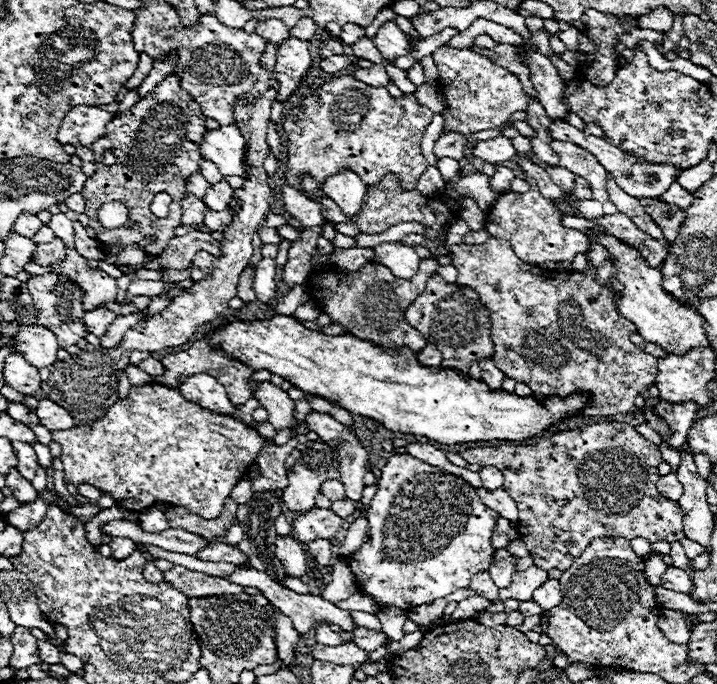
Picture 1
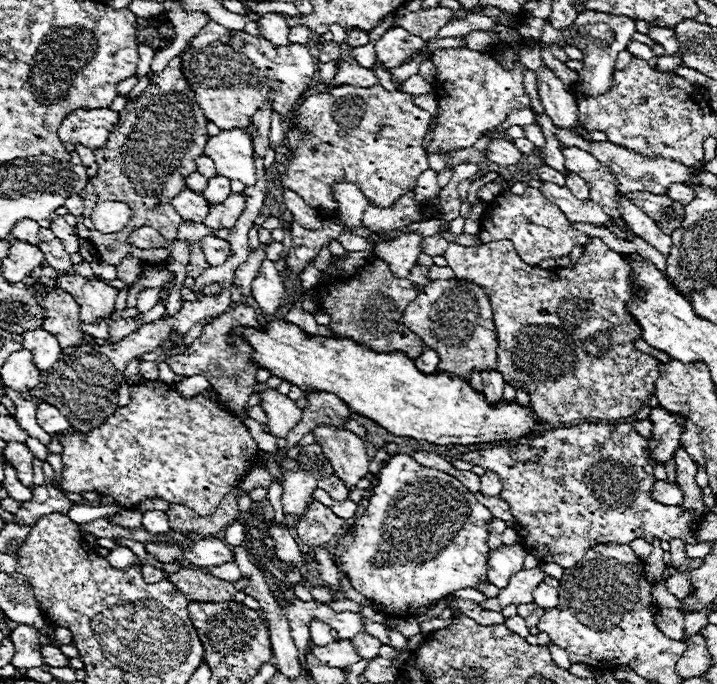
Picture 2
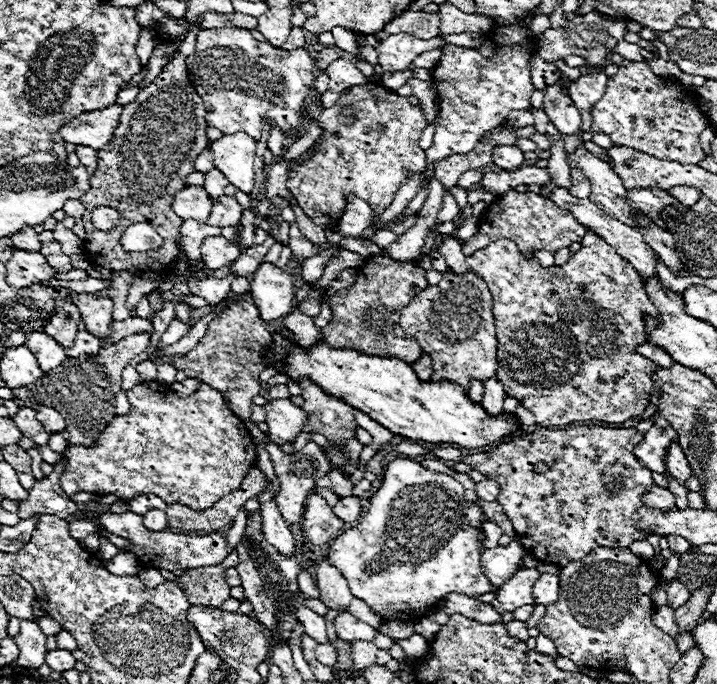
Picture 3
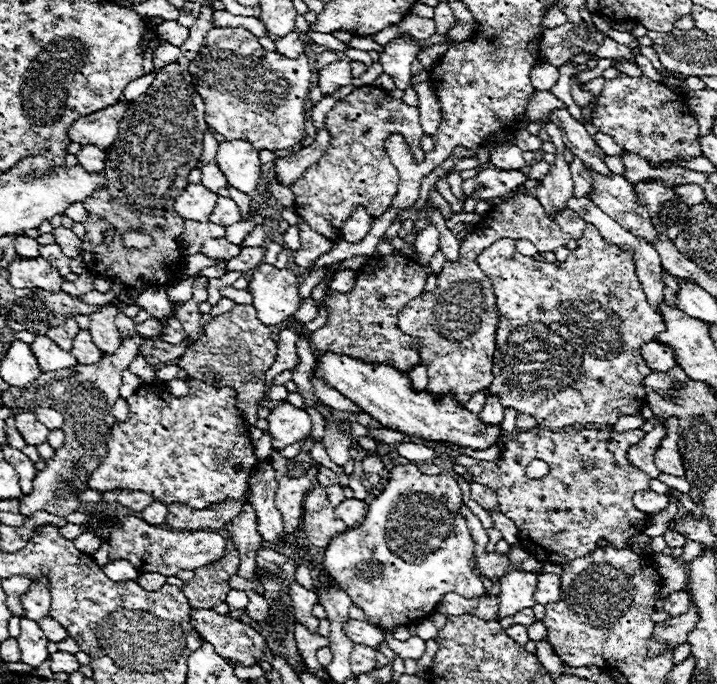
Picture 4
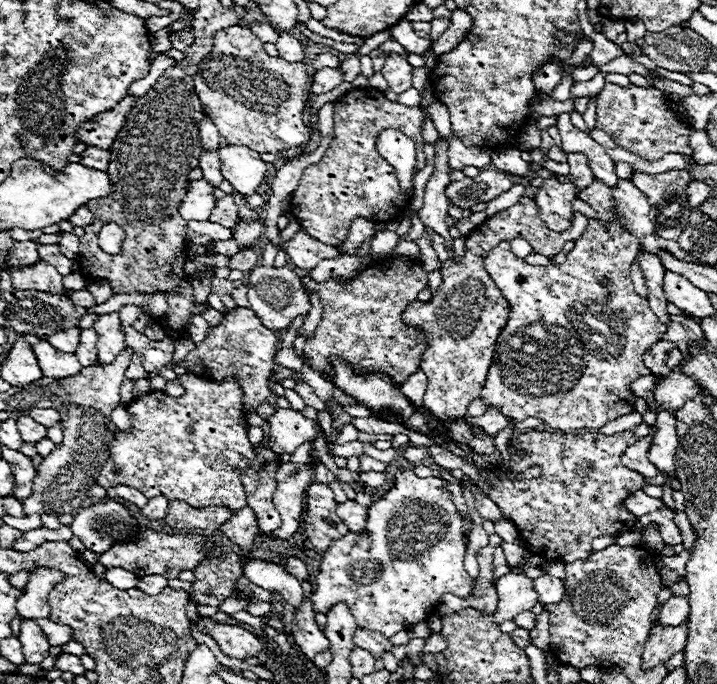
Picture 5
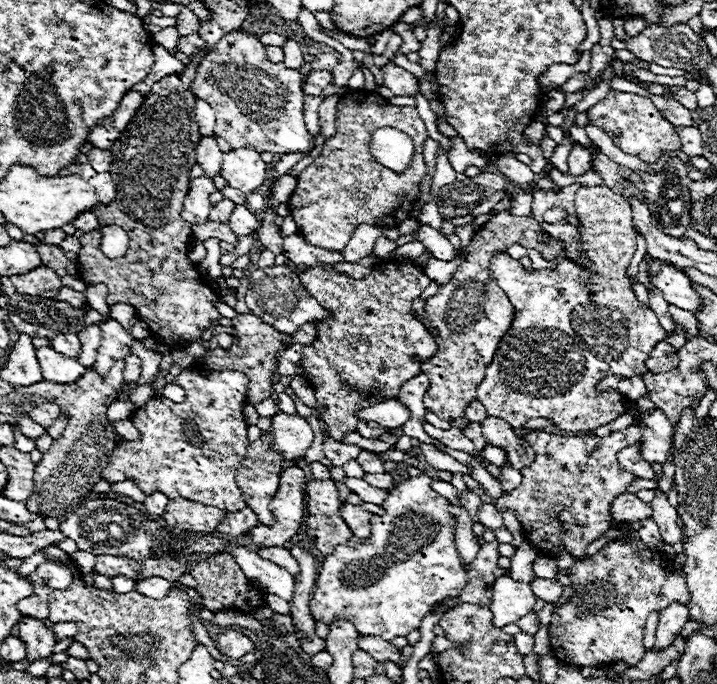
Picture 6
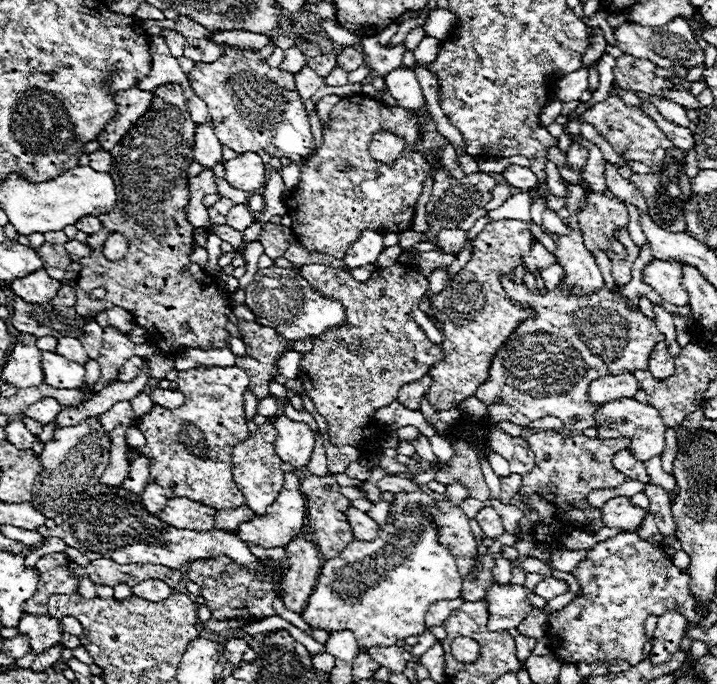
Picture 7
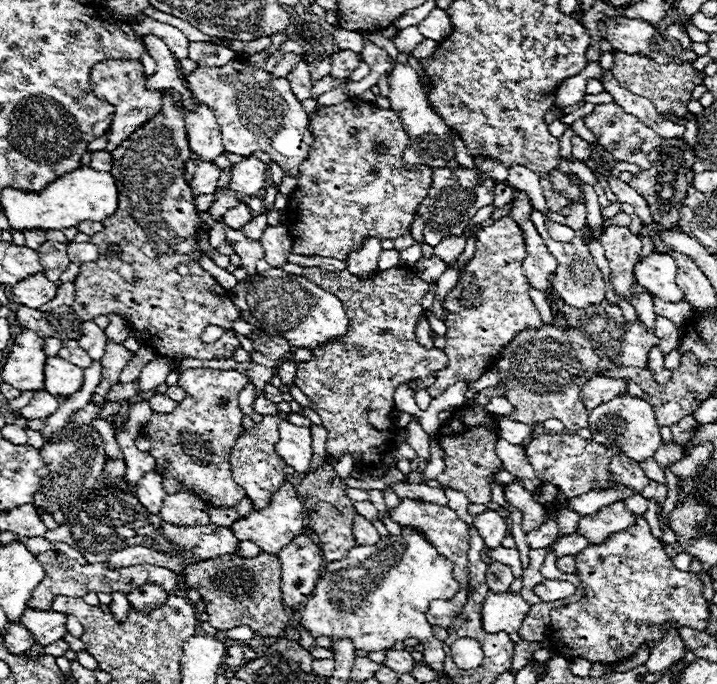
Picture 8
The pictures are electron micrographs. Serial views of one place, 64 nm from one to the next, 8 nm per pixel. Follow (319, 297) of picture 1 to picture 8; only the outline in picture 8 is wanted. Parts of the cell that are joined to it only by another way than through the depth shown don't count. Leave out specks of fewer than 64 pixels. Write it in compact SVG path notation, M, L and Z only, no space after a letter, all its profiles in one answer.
M402 266L380 270L374 280L364 282L348 270L326 272L322 268L306 268L302 274L342 300L350 328L338 344L316 348L312 360L298 366L294 386L308 396L310 408L322 418L322 426L328 430L326 452L330 462L340 460L342 454L350 454L356 466L378 464L396 436L390 420L394 390L404 382L432 376L448 366L442 350L422 348L414 334L428 284Z

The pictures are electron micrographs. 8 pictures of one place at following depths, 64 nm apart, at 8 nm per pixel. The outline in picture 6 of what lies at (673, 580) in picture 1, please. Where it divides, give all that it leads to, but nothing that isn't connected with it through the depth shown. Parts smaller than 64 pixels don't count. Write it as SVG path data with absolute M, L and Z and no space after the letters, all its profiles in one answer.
M672 604L666 610L662 610L660 620L658 620L654 648L668 648L688 620L690 620L688 608L682 604Z

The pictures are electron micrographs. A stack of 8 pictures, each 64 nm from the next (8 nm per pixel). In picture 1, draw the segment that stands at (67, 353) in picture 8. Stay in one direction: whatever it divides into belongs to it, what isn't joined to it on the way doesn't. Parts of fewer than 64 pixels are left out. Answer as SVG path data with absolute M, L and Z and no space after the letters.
M50 272L44 276L32 276L26 284L28 284L28 290L32 294L34 306L38 310L38 324L44 328L50 328L50 332L56 334L60 348L76 346L80 340L86 338L88 332L82 324L82 320L84 320L82 292L78 288L74 288L74 284L66 282L66 278L62 278L56 272Z

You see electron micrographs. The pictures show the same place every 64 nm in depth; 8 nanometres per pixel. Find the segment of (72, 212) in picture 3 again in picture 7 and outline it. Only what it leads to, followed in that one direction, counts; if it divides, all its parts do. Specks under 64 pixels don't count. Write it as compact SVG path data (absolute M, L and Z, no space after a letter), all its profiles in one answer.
M86 216L80 222L76 222L76 228L80 232L86 232L86 234L96 234L102 228L102 224L100 224L100 220L96 216Z

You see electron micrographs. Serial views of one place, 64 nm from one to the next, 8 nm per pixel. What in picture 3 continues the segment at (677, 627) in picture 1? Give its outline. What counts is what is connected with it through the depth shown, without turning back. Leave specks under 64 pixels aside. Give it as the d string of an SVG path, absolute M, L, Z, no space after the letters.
M660 606L660 608L656 608L656 612L654 612L654 616L652 616L652 622L654 622L662 632L668 632L670 636L676 632L674 610L668 608L668 606Z

